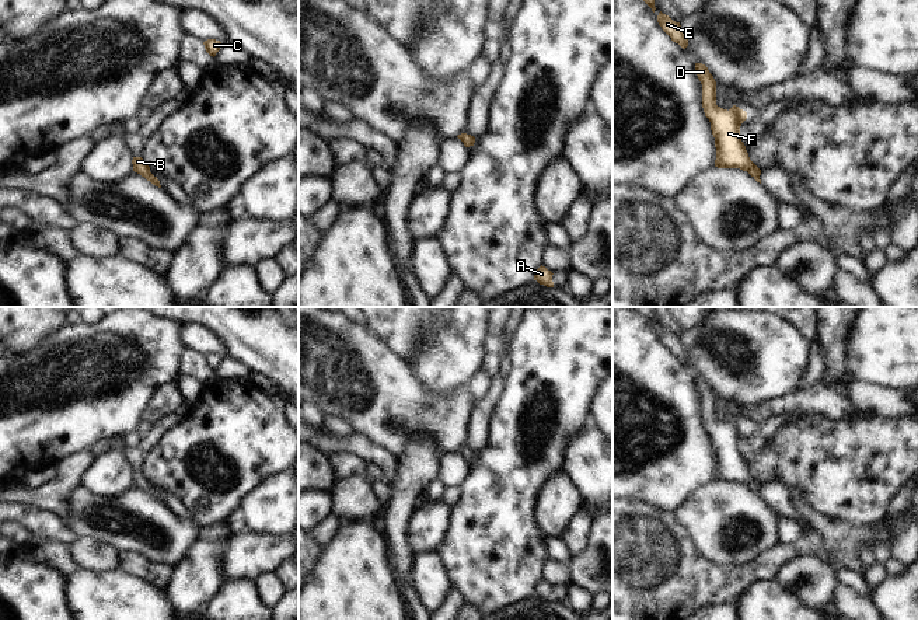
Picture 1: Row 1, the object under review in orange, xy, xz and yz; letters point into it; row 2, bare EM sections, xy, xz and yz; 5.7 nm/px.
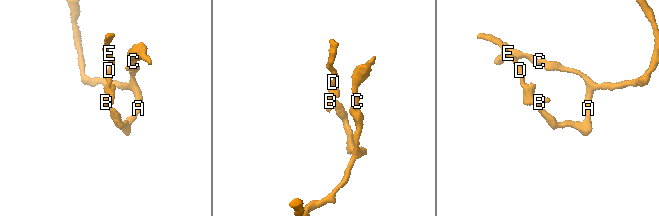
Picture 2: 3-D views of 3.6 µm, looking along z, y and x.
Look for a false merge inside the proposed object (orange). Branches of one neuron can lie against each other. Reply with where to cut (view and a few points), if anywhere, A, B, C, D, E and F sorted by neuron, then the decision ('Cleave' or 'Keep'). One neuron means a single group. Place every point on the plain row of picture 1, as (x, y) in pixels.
No split. Groups: A B C D E F. Keep.

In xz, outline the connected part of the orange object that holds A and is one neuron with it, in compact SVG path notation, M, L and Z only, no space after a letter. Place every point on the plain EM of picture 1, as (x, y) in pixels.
M541 579L534 589L534 594L547 601L554 601L552 589L551 585Z

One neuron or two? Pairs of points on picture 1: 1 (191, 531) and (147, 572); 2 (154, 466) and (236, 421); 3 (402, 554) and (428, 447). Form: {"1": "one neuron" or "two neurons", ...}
{"1": "two neurons", "2": "one neuron", "3": "one neuron"}

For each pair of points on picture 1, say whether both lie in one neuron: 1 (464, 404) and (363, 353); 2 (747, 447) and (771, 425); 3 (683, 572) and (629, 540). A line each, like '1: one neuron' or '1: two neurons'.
1: one neuron
2: one neuron
3: one neuron

